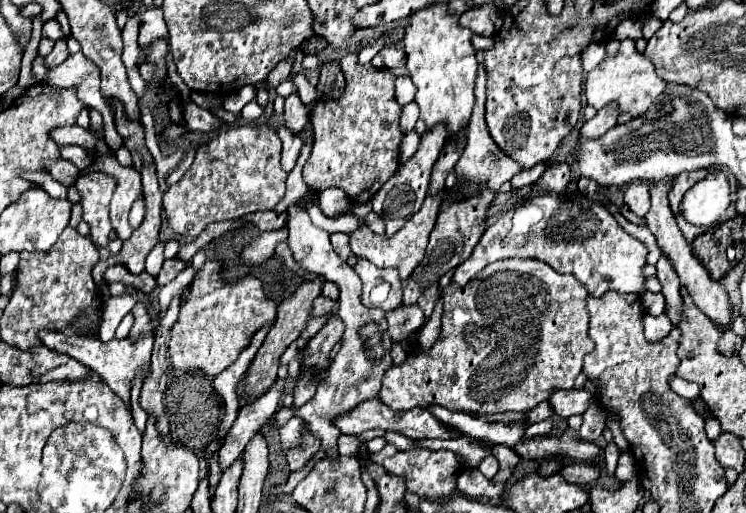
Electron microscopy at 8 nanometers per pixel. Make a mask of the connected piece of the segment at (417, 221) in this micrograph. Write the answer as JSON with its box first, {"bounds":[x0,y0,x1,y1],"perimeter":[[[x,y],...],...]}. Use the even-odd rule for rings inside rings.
{"bounds":[351,191,445,279],"perimeter":[[[439,191],[437,195],[427,195],[425,197],[425,203],[423,207],[419,209],[419,213],[415,213],[395,235],[391,237],[381,237],[381,235],[375,235],[365,223],[363,219],[359,219],[359,229],[355,233],[351,233],[351,249],[355,255],[359,255],[361,259],[367,259],[371,261],[373,265],[377,267],[395,267],[401,275],[401,279],[409,279],[415,271],[415,267],[421,265],[423,257],[425,257],[425,247],[427,247],[427,241],[429,241],[429,233],[433,231],[435,227],[435,221],[437,221],[437,213],[439,213],[439,205],[443,201],[443,193],[445,191]]]}

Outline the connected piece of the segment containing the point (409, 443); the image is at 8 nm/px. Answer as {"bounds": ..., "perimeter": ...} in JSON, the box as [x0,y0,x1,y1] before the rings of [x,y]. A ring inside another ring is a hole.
{"bounds":[385,431,415,451],"perimeter":[[[387,431],[385,439],[387,439],[387,443],[393,443],[399,451],[411,451],[411,449],[415,449],[415,441],[413,439],[409,439],[409,437],[401,435],[401,433],[395,433],[395,431],[393,433]]]}

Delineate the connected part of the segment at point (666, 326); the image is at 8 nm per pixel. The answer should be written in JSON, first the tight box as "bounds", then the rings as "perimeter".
{"bounds":[645,313,673,343],"perimeter":[[[663,313],[659,317],[651,317],[645,315],[645,337],[649,343],[659,343],[661,339],[667,337],[667,331],[673,329],[673,323],[669,321],[669,317]]]}

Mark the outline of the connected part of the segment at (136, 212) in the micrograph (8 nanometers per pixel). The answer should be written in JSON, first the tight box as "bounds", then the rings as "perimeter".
{"bounds":[129,197,145,229],"perimeter":[[[139,197],[139,199],[133,203],[133,209],[131,209],[129,219],[131,219],[131,227],[133,227],[133,229],[137,229],[137,227],[143,223],[143,219],[145,219],[145,199],[143,199],[143,197]]]}

